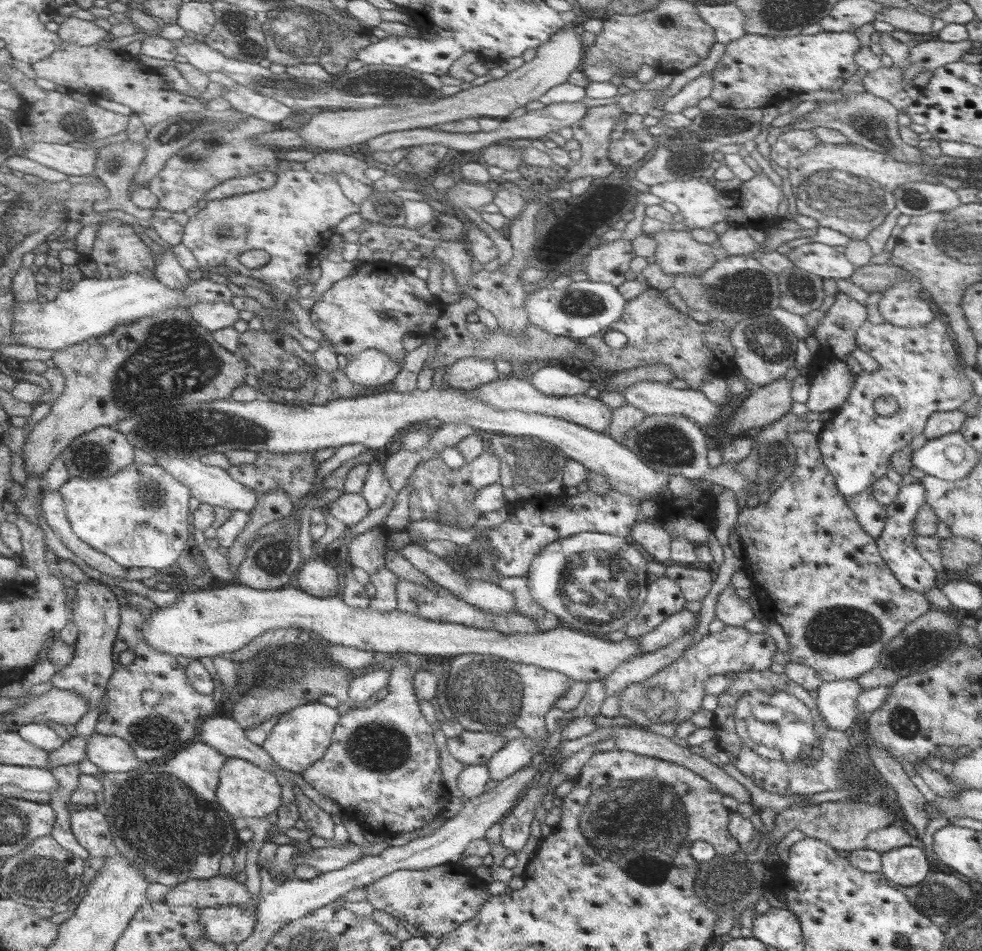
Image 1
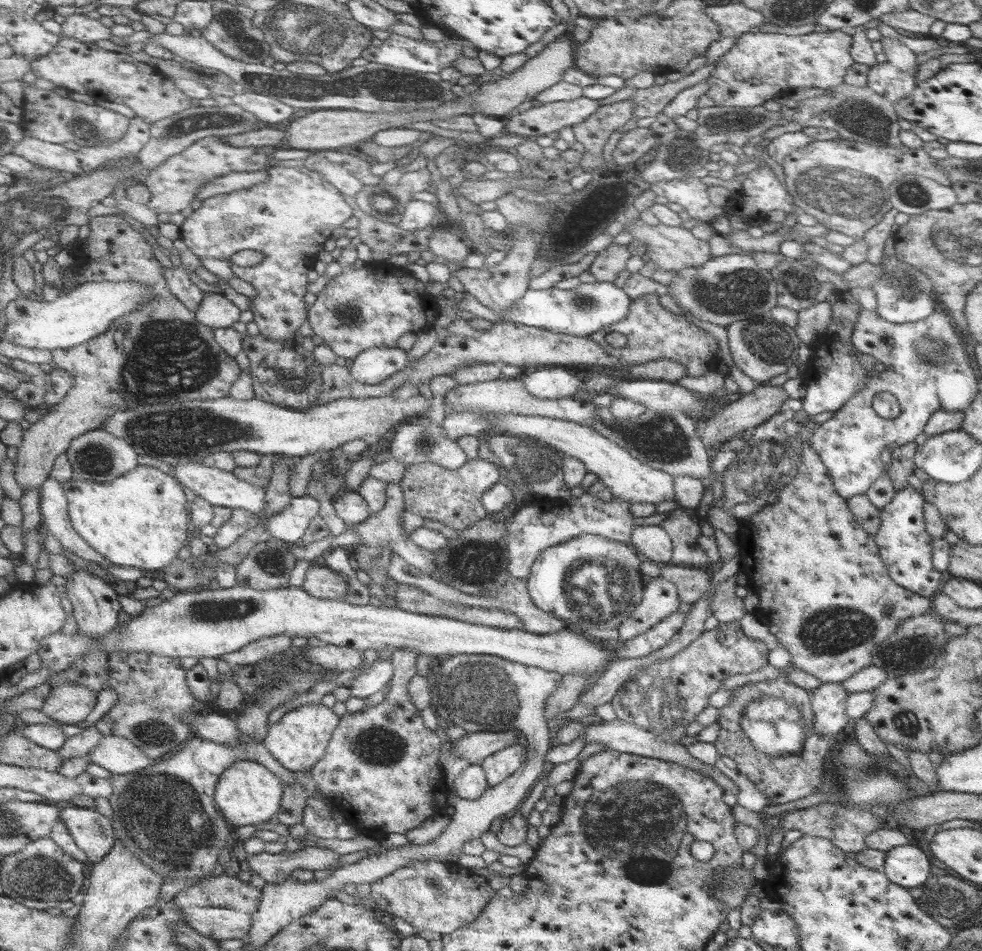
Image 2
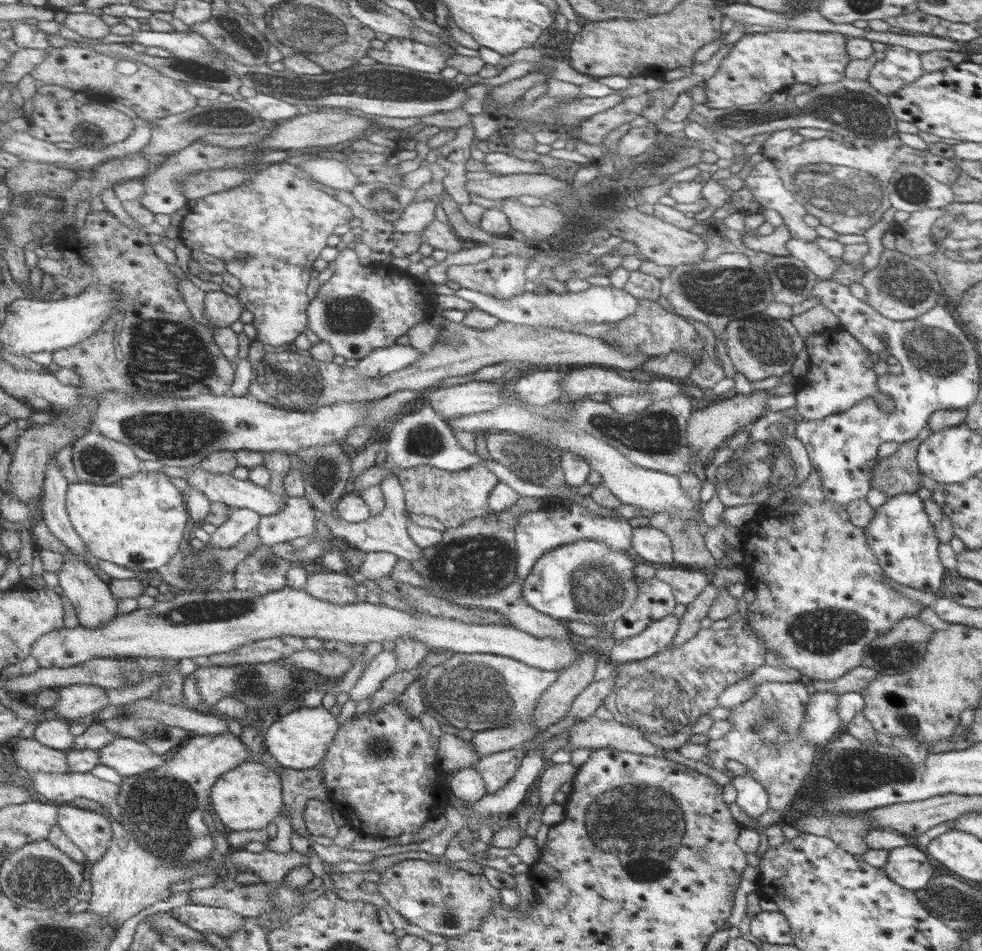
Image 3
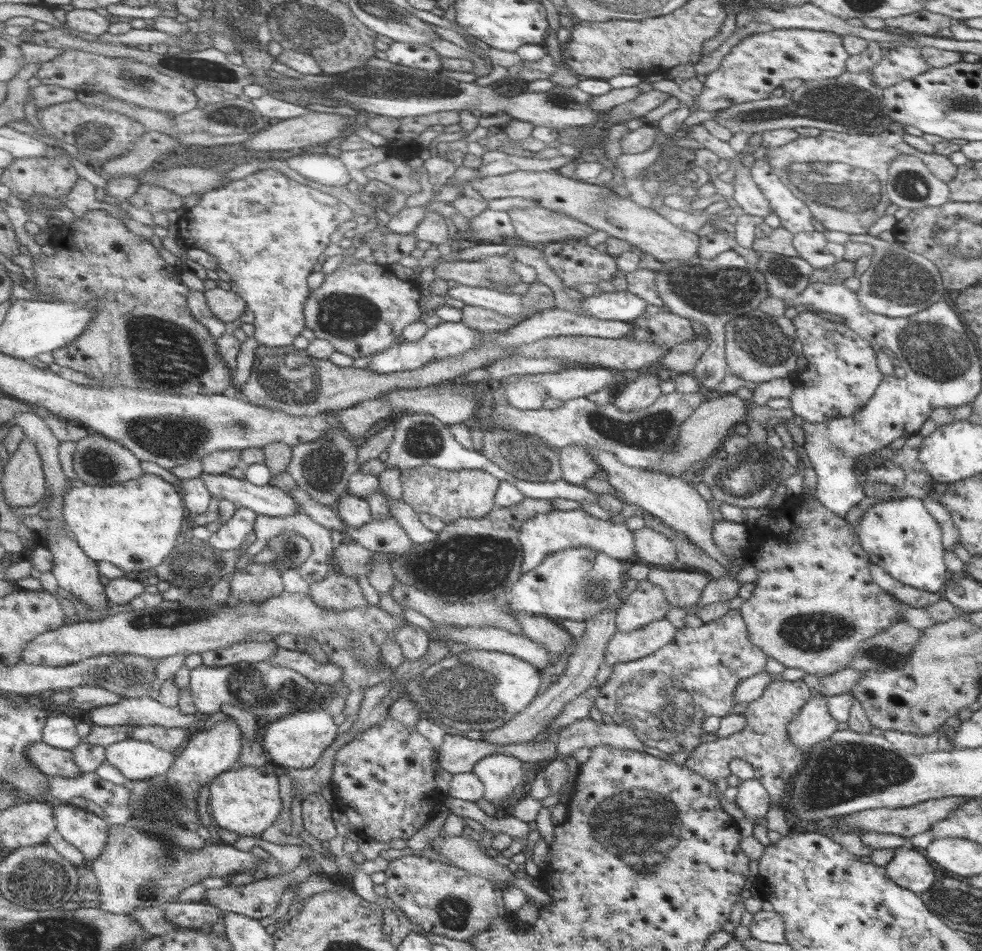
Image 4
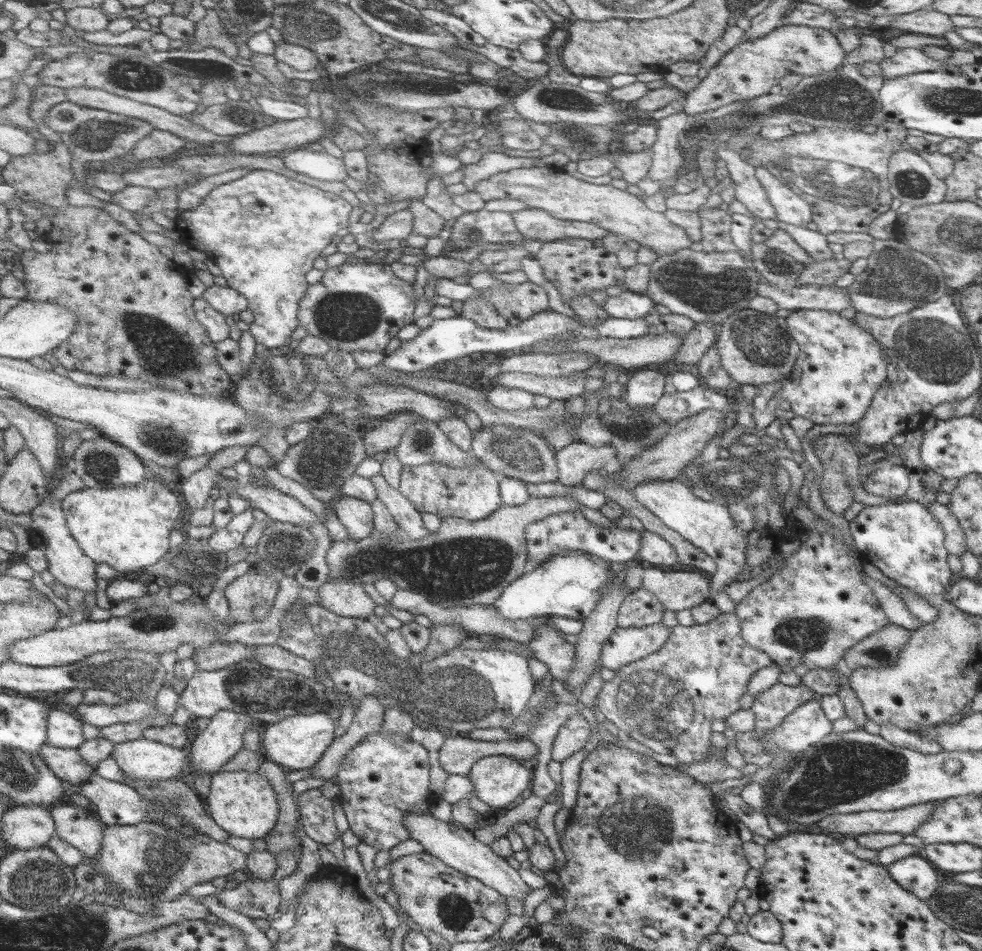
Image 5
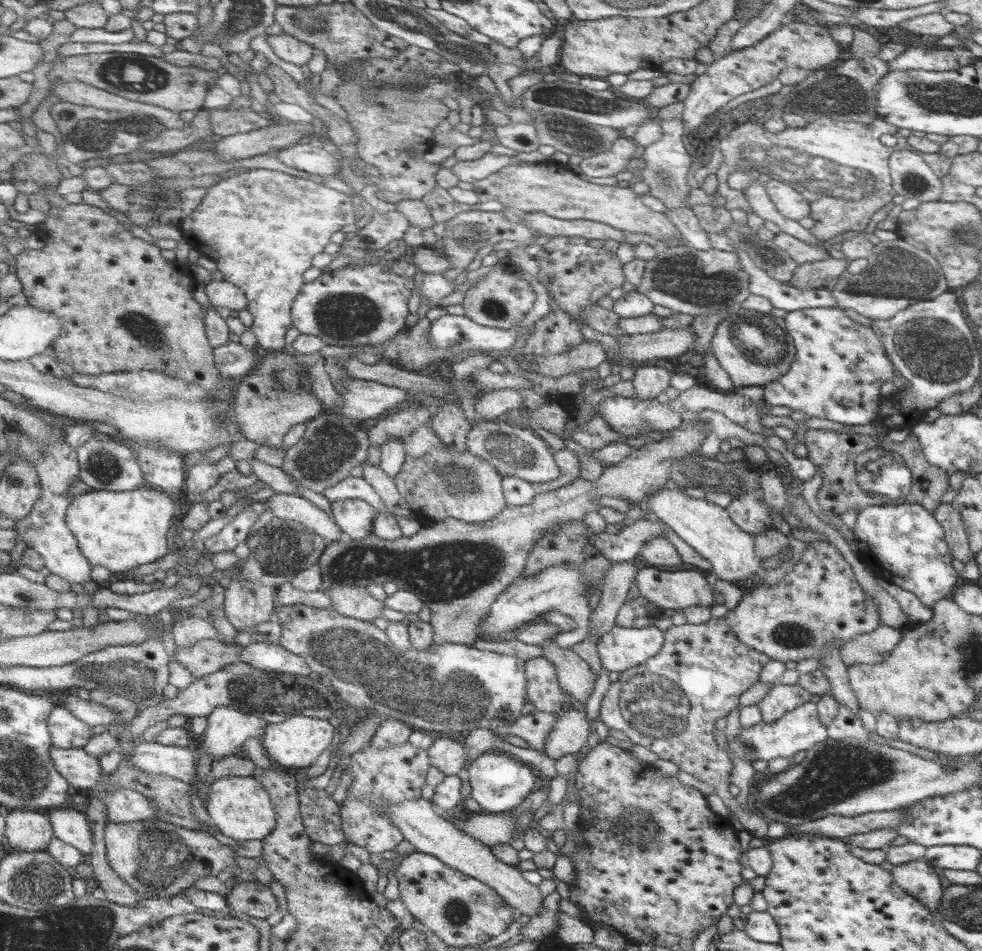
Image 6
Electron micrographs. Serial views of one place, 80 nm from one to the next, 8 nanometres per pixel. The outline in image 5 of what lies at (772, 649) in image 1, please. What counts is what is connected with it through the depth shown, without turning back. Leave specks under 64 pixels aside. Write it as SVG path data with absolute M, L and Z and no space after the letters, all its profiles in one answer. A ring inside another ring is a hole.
M720 613L716 618L710 620L706 624L694 624L692 626L676 625L670 629L668 642L660 648L653 655L646 656L637 663L630 664L626 667L622 667L620 670L616 670L616 677L611 681L604 681L601 686L601 691L597 695L596 705L600 709L600 712L604 714L605 718L608 718L612 724L615 724L622 735L627 738L634 738L636 742L644 744L658 752L658 754L670 754L678 760L679 764L692 764L697 760L707 758L707 756L719 756L718 744L714 744L714 730L712 730L713 720L716 718L723 718L726 720L730 715L742 710L742 696L746 696L749 691L749 683L751 679L762 668L770 667L773 664L773 660L766 653L762 653L760 650L754 649L748 644L748 642L741 636L741 620L738 620L736 613Z

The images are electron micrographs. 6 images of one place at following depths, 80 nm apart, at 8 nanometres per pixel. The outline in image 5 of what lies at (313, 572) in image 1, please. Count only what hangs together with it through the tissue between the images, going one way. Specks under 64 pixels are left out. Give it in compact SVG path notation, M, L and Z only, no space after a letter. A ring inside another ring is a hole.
M328 580L316 594L320 596L318 604L338 616L358 619L375 617L377 604L366 594L362 585Z

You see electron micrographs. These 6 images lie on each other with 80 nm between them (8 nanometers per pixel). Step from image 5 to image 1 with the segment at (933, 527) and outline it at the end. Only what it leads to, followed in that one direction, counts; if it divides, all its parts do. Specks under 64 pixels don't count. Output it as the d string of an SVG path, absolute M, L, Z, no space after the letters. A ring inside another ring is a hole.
M911 483L909 485L900 485L898 496L892 505L886 507L886 526L882 530L882 534L878 537L877 545L880 549L881 557L884 558L885 564L892 570L894 577L901 582L905 588L913 589L915 592L928 593L930 589L934 589L936 585L937 570L929 564L928 561L918 552L918 548L914 546L916 532L912 528L914 519L918 516L918 512L926 504L926 483Z

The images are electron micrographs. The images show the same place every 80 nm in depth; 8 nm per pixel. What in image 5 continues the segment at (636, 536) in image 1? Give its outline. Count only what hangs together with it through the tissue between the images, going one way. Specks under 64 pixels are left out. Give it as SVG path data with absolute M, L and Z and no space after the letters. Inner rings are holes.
M644 531L640 541L638 559L653 564L654 567L674 567L678 565L674 548L658 536L658 534Z

